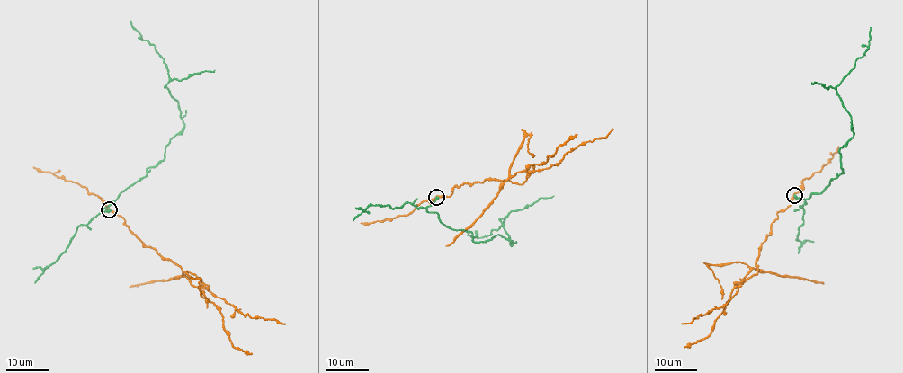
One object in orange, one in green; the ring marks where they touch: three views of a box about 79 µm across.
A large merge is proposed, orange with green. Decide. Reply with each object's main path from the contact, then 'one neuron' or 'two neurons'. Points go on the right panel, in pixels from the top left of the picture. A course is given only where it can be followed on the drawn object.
orange via (794, 195), (791, 203), (777, 213), (771, 232), (761, 245), (757, 272), (742, 279), (755, 268), (823, 284) | green via (794, 195), (809, 199), (843, 173), (839, 149), (853, 132), (850, 114), (836, 86), (869, 46), (871, 27) | two neurons

